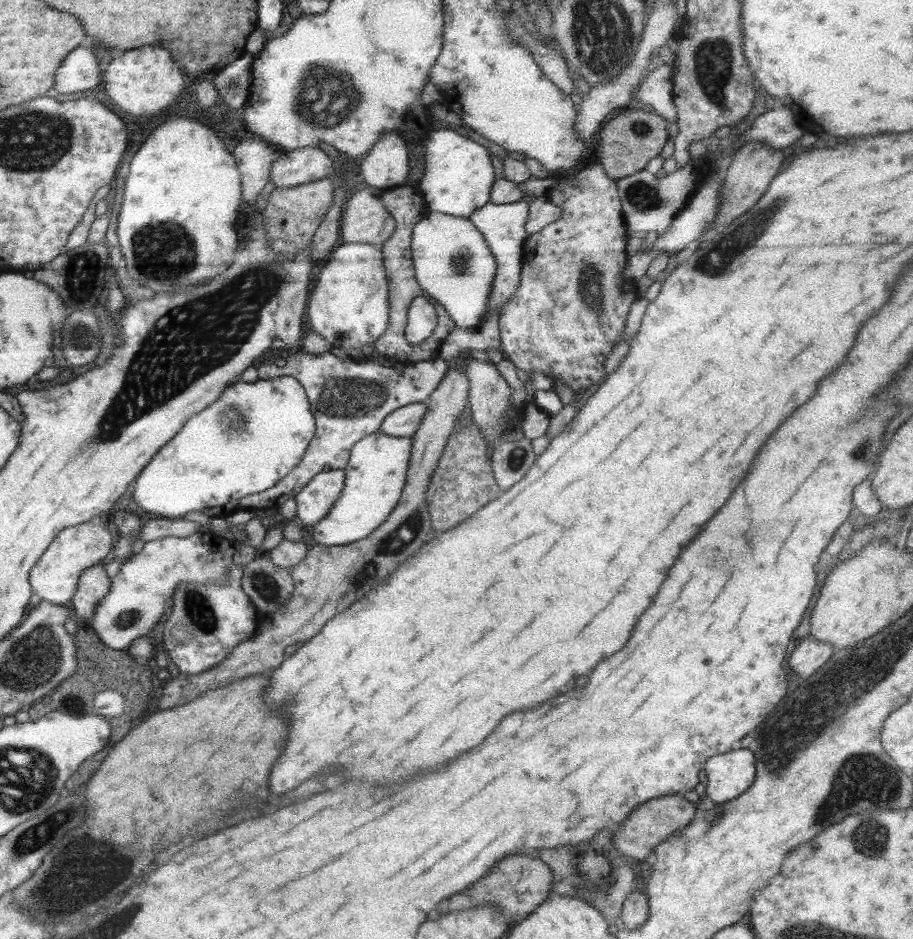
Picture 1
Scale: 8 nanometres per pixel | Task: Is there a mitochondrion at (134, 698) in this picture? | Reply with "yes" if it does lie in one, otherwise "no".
yes

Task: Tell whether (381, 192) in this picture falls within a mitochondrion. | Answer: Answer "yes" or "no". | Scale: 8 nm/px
no

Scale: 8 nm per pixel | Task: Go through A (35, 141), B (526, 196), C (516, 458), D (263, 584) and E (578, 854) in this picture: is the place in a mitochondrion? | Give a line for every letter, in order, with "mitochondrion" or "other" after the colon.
A: mitochondrion
B: other
C: mitochondrion
D: mitochondrion
E: other

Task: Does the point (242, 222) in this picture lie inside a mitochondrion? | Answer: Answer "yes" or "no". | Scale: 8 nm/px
no

